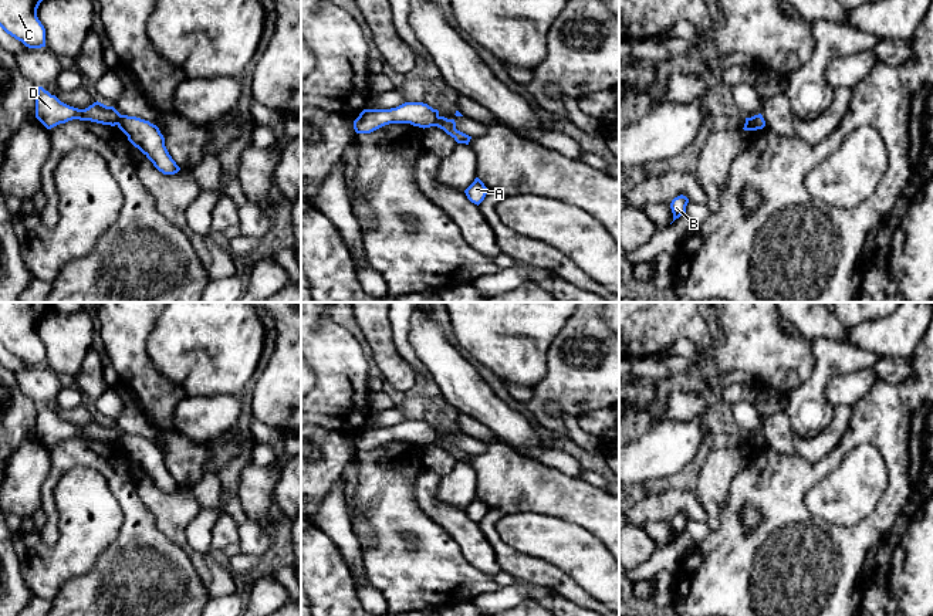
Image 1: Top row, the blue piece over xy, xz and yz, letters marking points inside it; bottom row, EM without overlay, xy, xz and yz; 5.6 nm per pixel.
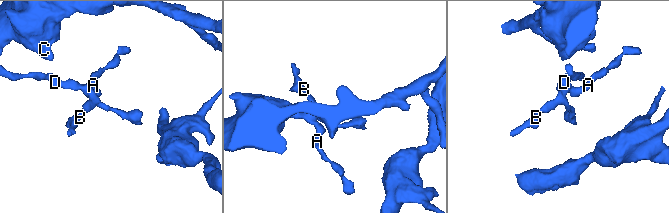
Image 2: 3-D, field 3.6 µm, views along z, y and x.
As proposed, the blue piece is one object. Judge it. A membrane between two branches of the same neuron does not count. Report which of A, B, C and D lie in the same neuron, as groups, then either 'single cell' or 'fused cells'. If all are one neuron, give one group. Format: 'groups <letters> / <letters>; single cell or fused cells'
groups A B / C D; fused cells

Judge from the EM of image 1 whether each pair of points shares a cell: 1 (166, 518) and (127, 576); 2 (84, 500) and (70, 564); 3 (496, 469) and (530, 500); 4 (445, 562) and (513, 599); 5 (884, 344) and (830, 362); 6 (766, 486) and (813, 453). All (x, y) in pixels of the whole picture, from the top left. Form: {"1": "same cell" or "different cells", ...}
{"1": "different cells", "2": "same cell", "3": "same cell", "4": "different cells", "5": "different cells", "6": "different cells"}

